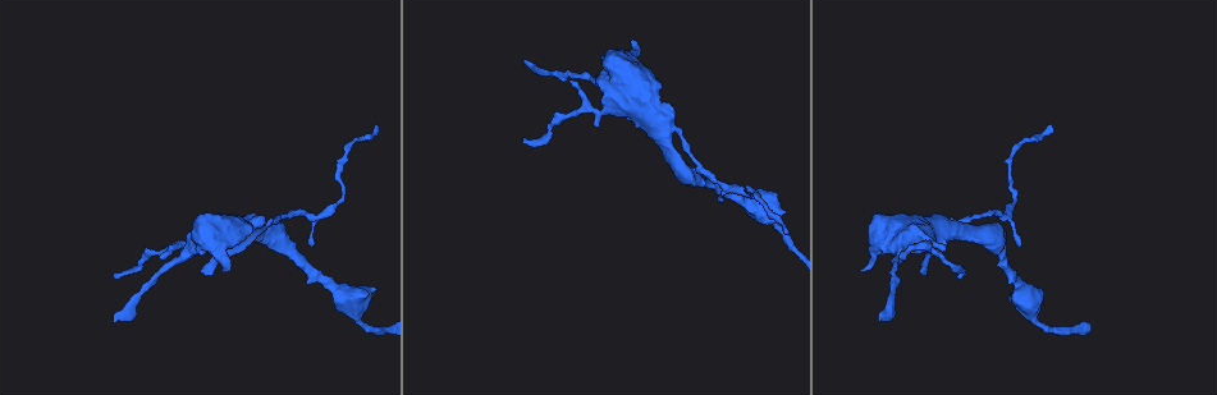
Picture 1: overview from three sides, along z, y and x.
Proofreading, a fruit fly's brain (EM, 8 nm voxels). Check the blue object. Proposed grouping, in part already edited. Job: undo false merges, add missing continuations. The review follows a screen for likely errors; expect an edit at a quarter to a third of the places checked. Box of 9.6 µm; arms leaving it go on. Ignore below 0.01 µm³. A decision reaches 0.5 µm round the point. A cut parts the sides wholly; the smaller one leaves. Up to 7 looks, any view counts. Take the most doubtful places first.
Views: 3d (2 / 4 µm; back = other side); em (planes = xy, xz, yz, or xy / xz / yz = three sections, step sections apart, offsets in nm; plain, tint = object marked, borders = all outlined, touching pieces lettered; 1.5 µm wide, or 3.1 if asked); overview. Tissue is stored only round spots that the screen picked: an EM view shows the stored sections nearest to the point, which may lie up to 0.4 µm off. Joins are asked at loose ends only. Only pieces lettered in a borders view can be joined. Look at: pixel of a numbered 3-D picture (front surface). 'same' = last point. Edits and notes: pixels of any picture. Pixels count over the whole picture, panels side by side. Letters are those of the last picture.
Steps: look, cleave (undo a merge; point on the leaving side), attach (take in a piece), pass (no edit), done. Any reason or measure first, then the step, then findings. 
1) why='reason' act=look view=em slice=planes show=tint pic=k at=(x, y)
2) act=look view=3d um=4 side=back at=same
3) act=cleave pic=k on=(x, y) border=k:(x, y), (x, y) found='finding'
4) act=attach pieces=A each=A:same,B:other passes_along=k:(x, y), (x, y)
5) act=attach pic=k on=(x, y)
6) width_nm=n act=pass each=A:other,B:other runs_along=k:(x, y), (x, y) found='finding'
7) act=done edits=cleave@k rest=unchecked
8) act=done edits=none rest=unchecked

why='free end' act=look view=3d um=2 pic=1 at=(376, 289)

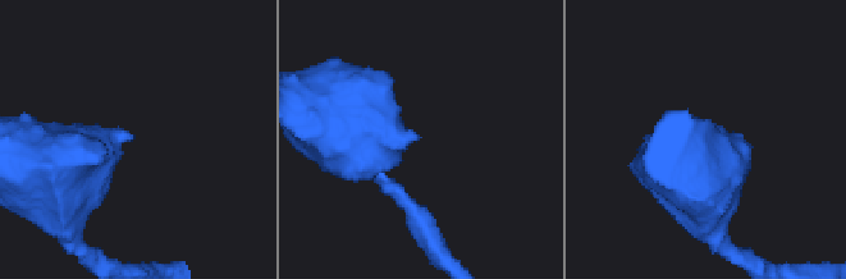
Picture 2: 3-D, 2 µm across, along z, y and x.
act=look view=em slice=planes show=tint pic=2 at=(417, 135)

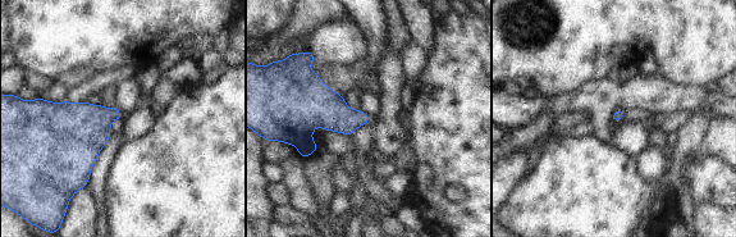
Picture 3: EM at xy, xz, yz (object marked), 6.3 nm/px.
act=look view=em slice=planes show=borders at=same

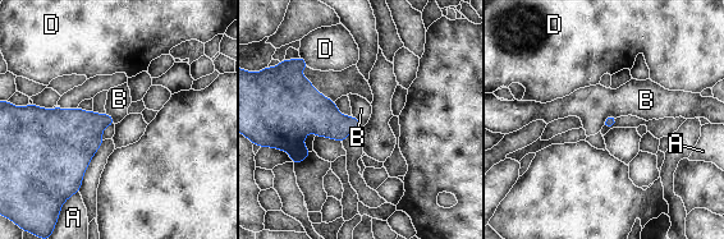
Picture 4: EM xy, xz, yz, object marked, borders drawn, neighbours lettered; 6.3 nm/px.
act=pass each=A:other,B:other,D:other border=4:(353, 115), (363, 125), (361, 129) found='no lettered piece goes on from it'

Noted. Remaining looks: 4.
why='an open end' act=look view=3d um=2 pic=1 at=(223, 271)

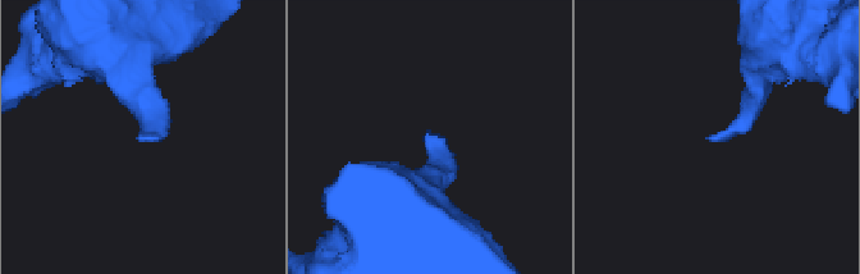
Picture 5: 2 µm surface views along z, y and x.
why='shape alone is not enough' act=look view=em slice=yz step=4 show=plain pic=5 at=(425, 134)

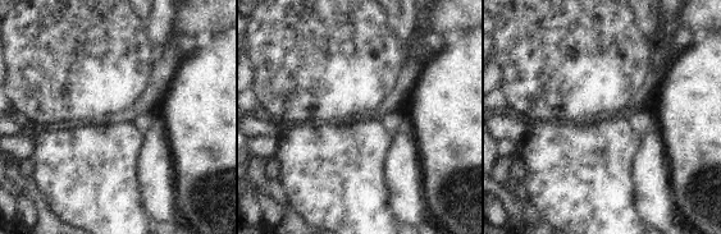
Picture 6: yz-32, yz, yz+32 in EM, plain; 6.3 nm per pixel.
act=look view=em slice=yz step=4 show=borders at=same

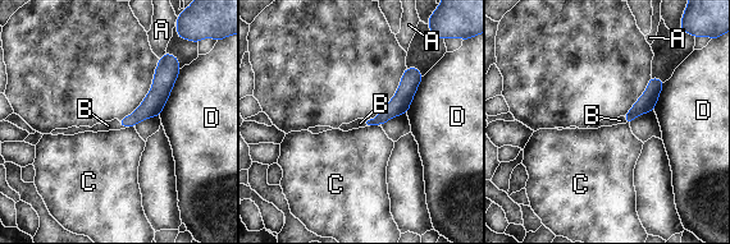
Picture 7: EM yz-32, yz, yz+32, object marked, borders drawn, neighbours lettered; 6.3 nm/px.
act=attach pieces=B each=A:other,B:same,C:other,D:other passes_along=7:(153, 105), (122, 125), (108, 125) found='the neuron continues'

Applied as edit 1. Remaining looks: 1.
act=done edits=attach@7 rest=unchecked

